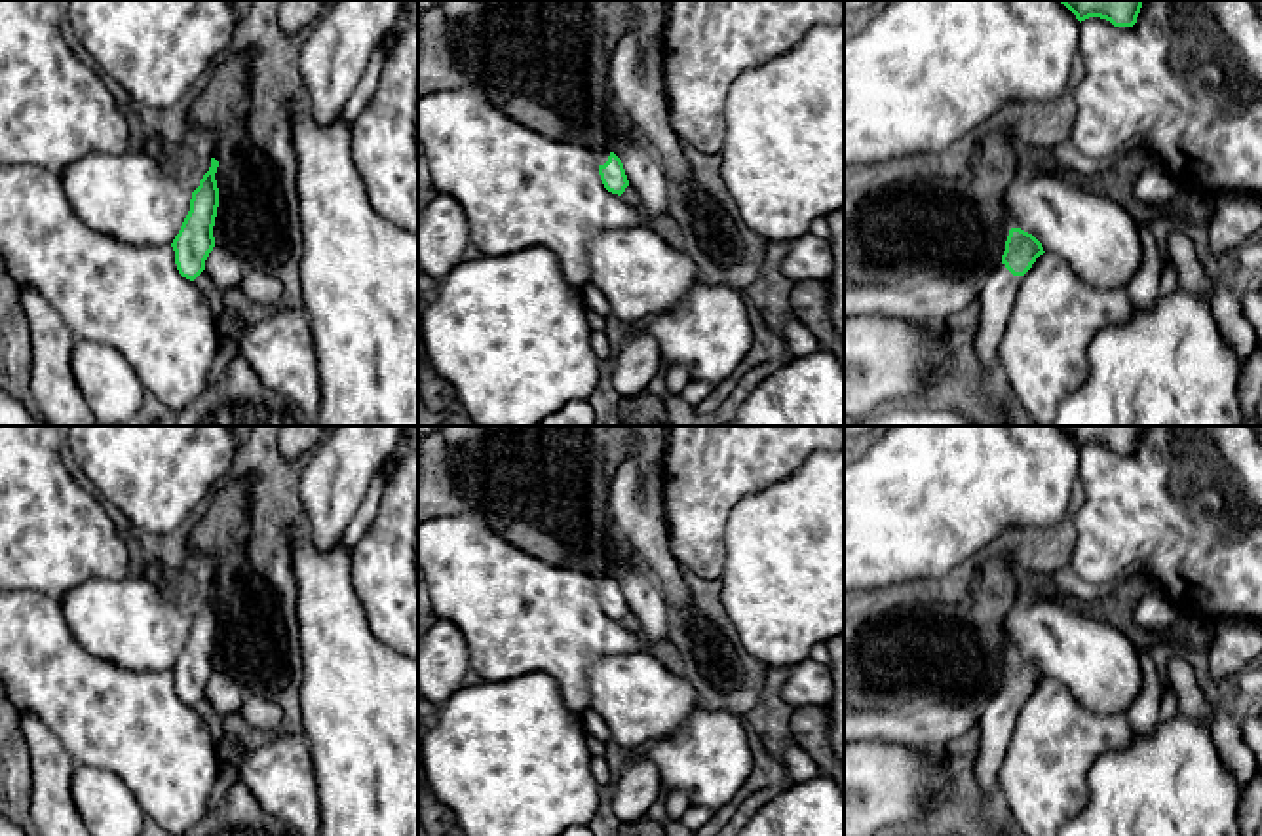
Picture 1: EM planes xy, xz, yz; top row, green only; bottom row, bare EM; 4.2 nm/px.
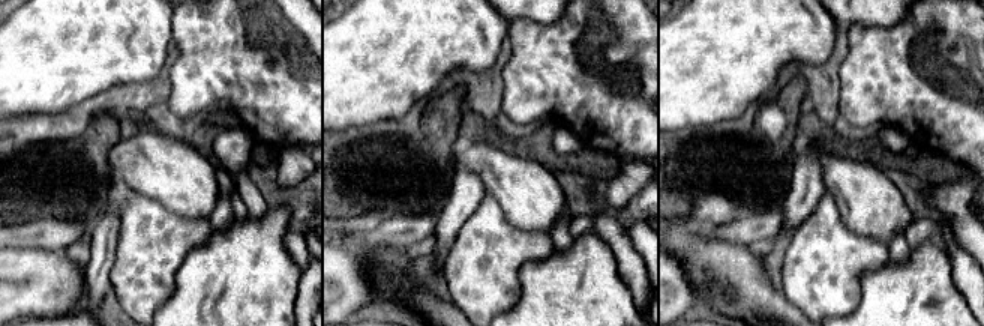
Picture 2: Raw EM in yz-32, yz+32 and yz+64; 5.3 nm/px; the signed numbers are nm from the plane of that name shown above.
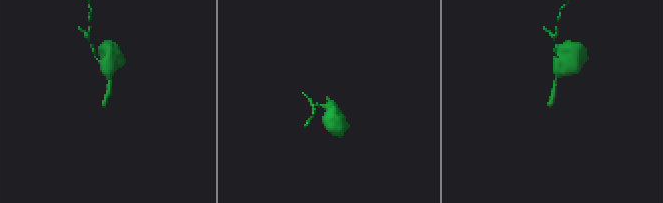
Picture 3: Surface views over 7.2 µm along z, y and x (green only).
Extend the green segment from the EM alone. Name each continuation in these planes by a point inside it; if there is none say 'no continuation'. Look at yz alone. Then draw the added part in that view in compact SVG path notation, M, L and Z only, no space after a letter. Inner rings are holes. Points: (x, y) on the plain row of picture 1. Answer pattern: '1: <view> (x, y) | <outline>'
1: yz (996, 722) | M1005 690L996 692L981 705L981 741L975 756L975 779L985 794L998 787L1000 768L1015 728L1023 701L1013 701Z

